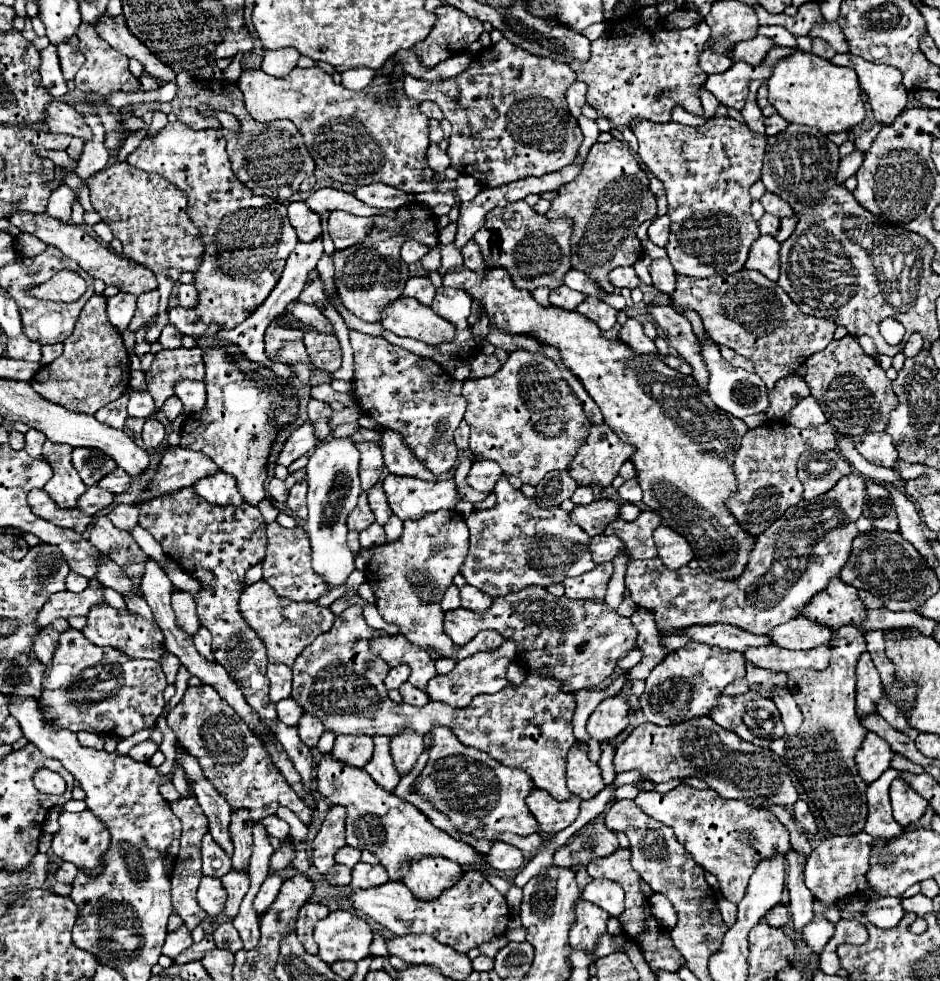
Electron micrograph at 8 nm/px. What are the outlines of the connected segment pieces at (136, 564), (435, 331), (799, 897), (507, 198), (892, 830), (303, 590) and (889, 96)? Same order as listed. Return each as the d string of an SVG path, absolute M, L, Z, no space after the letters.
M99 516L89 530L89 542L117 562L133 584L139 586L139 576L143 574L143 560L147 560L147 554L137 546L129 532L115 528L107 516Z
M411 298L393 300L385 308L381 324L397 336L415 338L431 346L439 346L455 338L455 326L449 320Z
M791 850L787 852L787 890L789 890L789 914L793 920L795 932L803 932L803 928L811 922L813 912L811 912L811 902L813 894L805 888L803 884L803 864L805 856L799 852Z
M573 162L565 168L561 168L559 172L551 172L547 176L539 176L539 178L523 178L523 180L517 180L513 184L505 184L503 188L483 188L471 202L463 202L461 204L461 216L457 220L457 234L455 234L455 240L453 240L453 246L455 248L463 248L471 238L473 234L483 226L483 220L485 220L485 214L495 208L495 206L503 206L503 204L509 204L509 202L515 202L515 200L521 200L525 198L527 194L543 194L547 190L557 190L561 188L563 184L575 180L579 174L583 172L583 164L579 162Z
M889 768L873 784L869 784L869 788L867 788L869 816L867 816L865 830L873 838L891 840L891 838L897 838L897 836L901 836L905 832L903 826L897 824L895 818L893 818L893 814L891 814L889 786L891 786L893 778L897 778L897 772L893 768Z
M273 522L267 526L267 538L269 542L267 542L267 556L263 560L263 580L267 580L279 596L295 602L303 602L303 600L315 602L317 598L329 592L329 586L325 584L323 576L319 576L311 568L311 544L303 528L287 530L277 522Z
M851 52L835 54L831 62L837 66L855 68L859 84L869 96L869 104L877 122L891 124L891 120L895 120L895 116L899 116L899 112L903 112L907 106L907 90L903 88L901 72L897 68L867 62Z

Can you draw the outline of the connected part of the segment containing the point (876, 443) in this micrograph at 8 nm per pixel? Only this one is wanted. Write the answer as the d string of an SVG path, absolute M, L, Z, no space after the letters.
M877 432L877 434L863 434L853 438L857 452L867 458L871 464L893 468L895 462L899 462L897 450L891 442L891 436L887 432Z

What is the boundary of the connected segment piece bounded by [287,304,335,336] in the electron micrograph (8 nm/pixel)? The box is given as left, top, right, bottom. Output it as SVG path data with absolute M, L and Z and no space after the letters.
M291 304L291 308L287 308L297 320L301 320L303 324L315 328L317 332L323 332L323 334L329 334L329 336L335 336L335 330L333 330L333 324L329 322L329 318L315 306L309 306L309 304Z

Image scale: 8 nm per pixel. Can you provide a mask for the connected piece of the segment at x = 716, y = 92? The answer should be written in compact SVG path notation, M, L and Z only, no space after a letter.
M775 46L761 64L753 66L743 60L733 62L733 66L723 72L723 74L713 74L707 78L705 88L723 104L741 110L743 100L747 98L747 88L753 80L767 80L779 60L789 58L795 54L797 48L787 48L787 46Z

